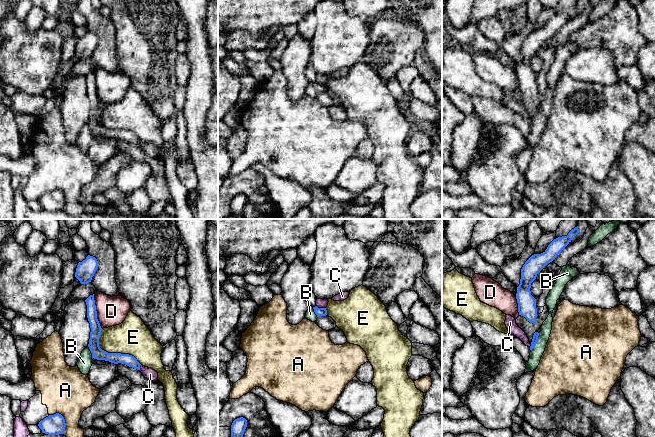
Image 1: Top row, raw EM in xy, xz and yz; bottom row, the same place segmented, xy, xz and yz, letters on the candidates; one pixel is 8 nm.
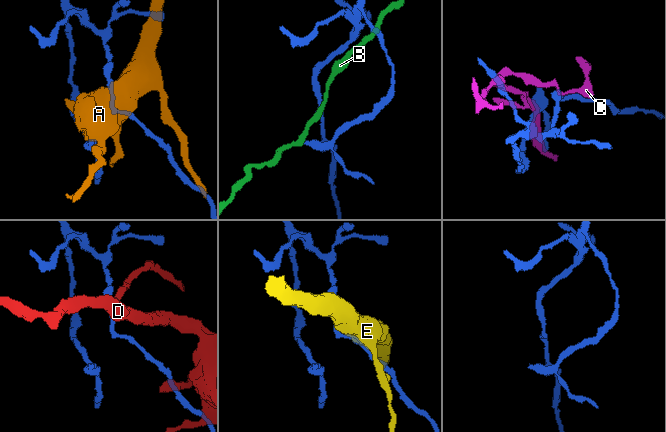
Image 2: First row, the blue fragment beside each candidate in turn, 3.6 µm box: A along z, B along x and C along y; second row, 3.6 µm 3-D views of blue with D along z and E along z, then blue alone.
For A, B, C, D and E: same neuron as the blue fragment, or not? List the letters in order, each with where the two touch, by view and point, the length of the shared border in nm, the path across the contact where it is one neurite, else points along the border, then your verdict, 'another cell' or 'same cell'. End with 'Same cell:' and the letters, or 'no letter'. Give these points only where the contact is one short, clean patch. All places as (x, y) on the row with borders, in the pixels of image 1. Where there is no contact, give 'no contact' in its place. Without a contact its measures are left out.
A: contact xy (64, 419); length 200 nm; another cell
B: contact yz (536, 342); length 160 nm; border yz (540, 333), (535, 346), (531, 350); another cell
C: contact xz (321, 308); length 80 nm; another cell
D: contact xy (96, 311); length 280 nm; border xy (93, 294), (96, 318), (102, 328); another cell
E: contact xy (112, 353); length 440 nm; another cell
Same cell: no letter

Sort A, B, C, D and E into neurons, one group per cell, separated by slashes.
A / B / C / D / E

